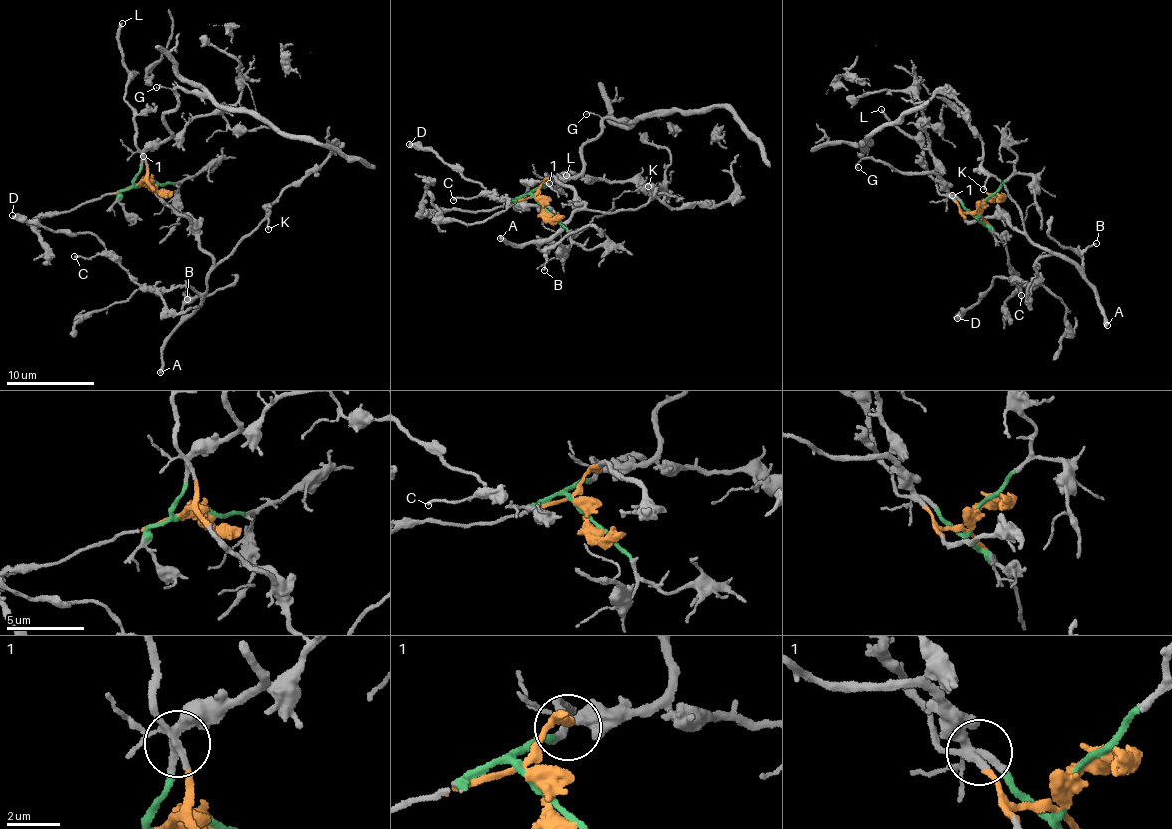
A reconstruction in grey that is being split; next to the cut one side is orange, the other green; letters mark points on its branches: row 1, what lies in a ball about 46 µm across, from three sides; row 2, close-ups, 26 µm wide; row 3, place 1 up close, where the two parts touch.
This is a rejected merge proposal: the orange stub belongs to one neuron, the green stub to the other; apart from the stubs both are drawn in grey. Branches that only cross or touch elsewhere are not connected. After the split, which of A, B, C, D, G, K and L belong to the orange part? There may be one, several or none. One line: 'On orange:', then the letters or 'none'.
On orange: A, B, C, D, K, L

